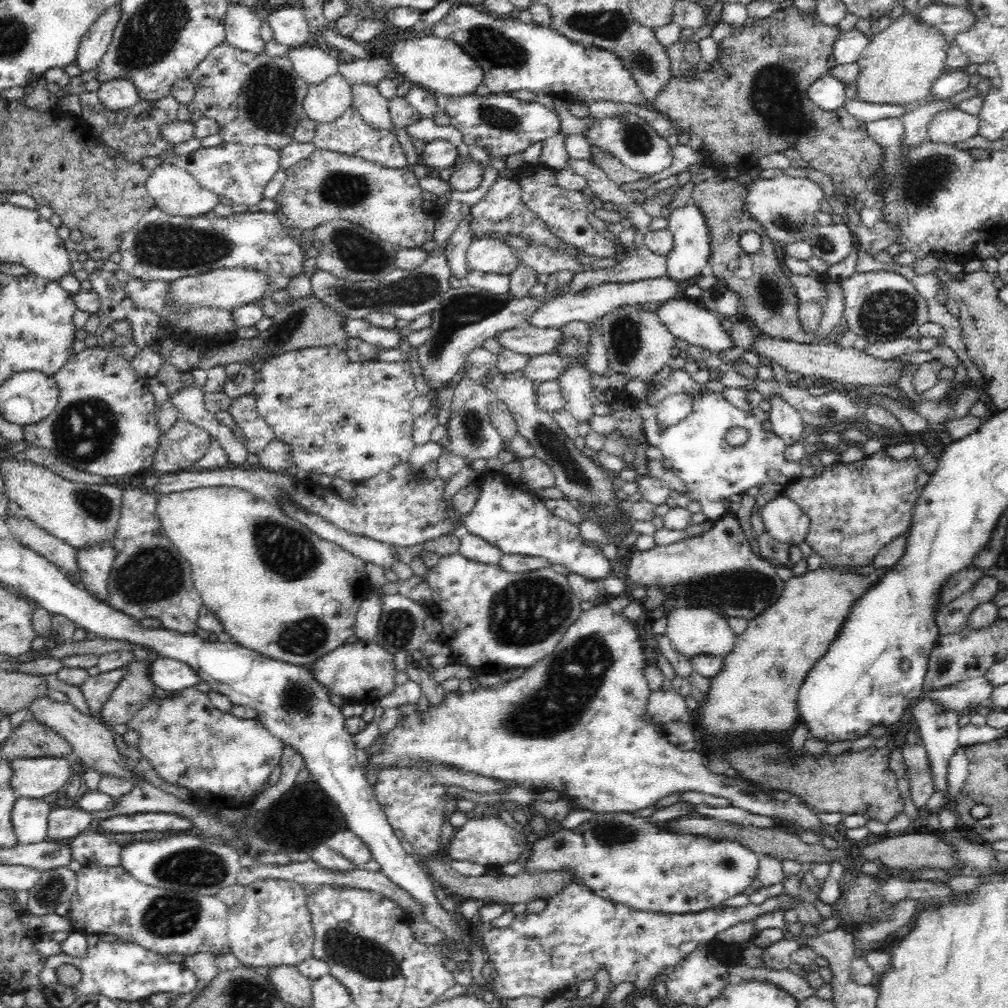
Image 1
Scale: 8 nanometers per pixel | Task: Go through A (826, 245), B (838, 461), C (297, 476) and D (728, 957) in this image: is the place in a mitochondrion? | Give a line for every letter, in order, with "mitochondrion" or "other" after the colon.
A: mitochondrion
B: other
C: other
D: other

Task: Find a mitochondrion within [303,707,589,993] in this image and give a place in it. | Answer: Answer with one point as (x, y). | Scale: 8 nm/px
(371, 960)

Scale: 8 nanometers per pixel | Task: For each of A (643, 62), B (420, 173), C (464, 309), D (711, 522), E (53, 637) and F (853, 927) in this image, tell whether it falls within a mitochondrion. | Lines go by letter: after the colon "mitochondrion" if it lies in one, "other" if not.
A: mitochondrion
B: other
C: mitochondrion
D: other
E: other
F: other

